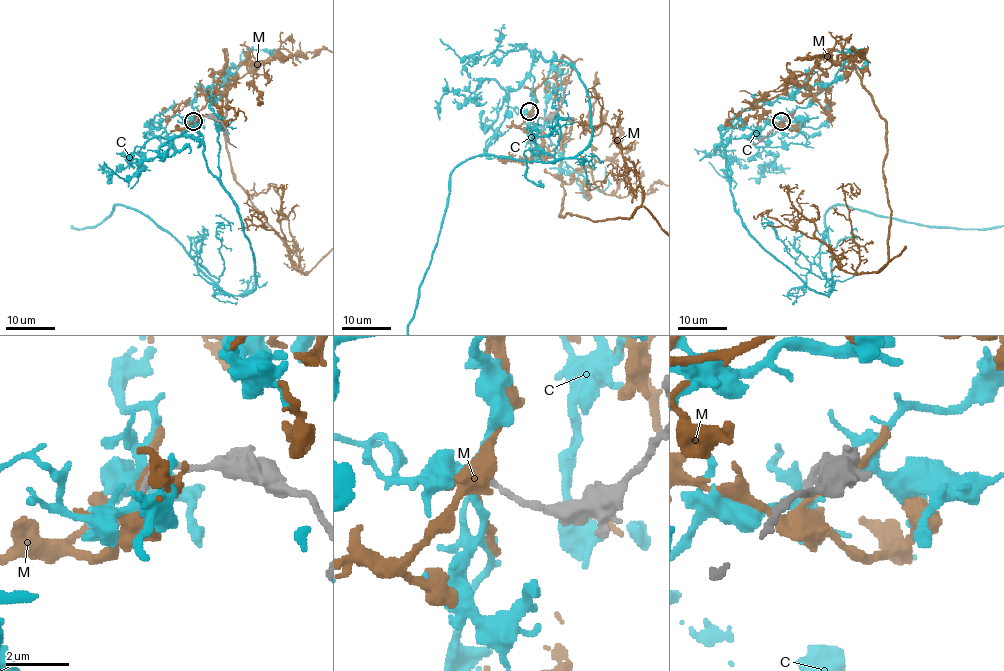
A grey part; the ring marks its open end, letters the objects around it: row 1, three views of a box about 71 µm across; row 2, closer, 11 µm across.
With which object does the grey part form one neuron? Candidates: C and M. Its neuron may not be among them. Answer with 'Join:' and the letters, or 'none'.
Join: none

